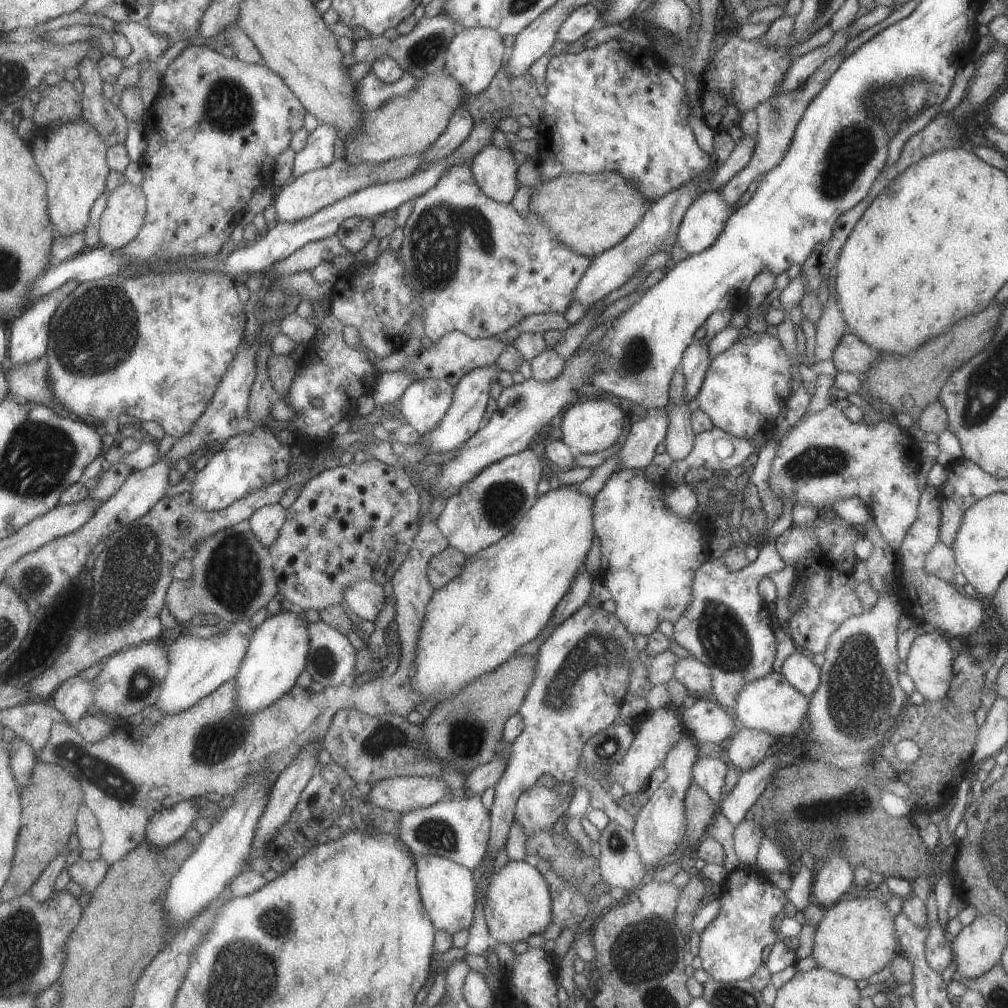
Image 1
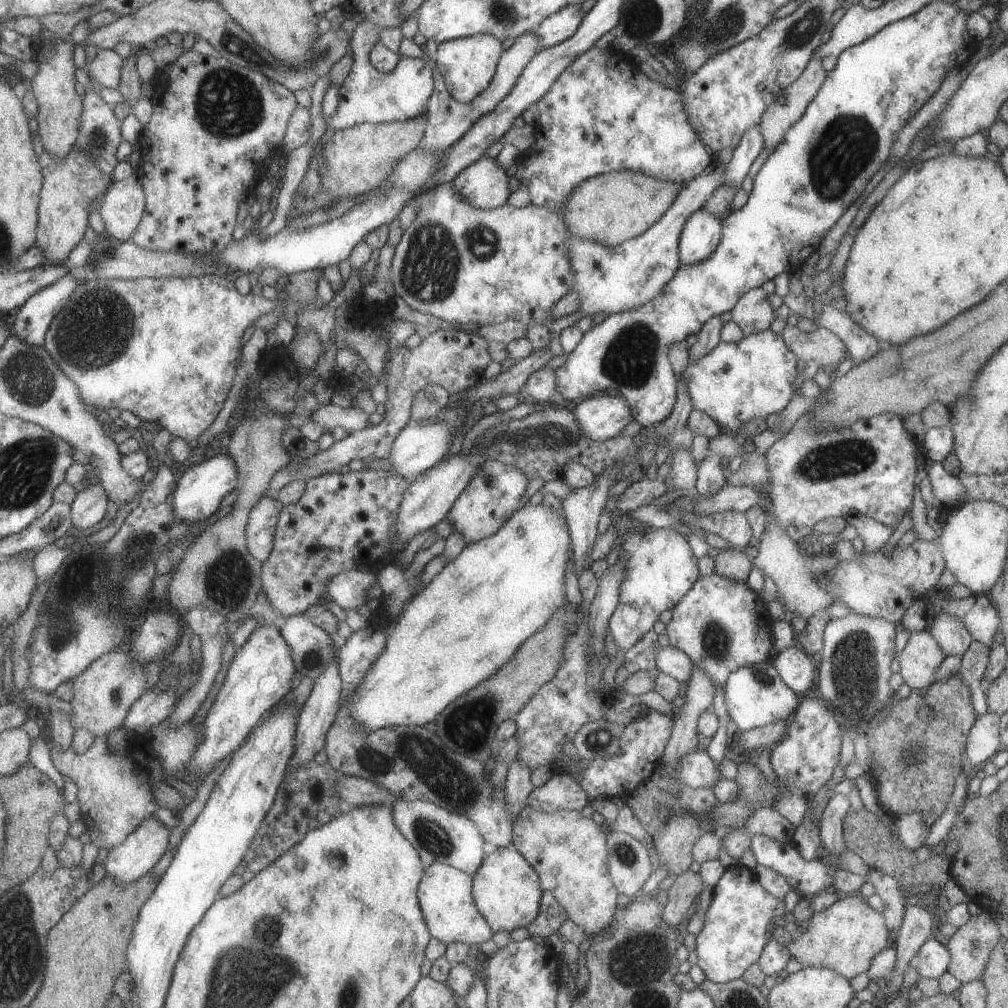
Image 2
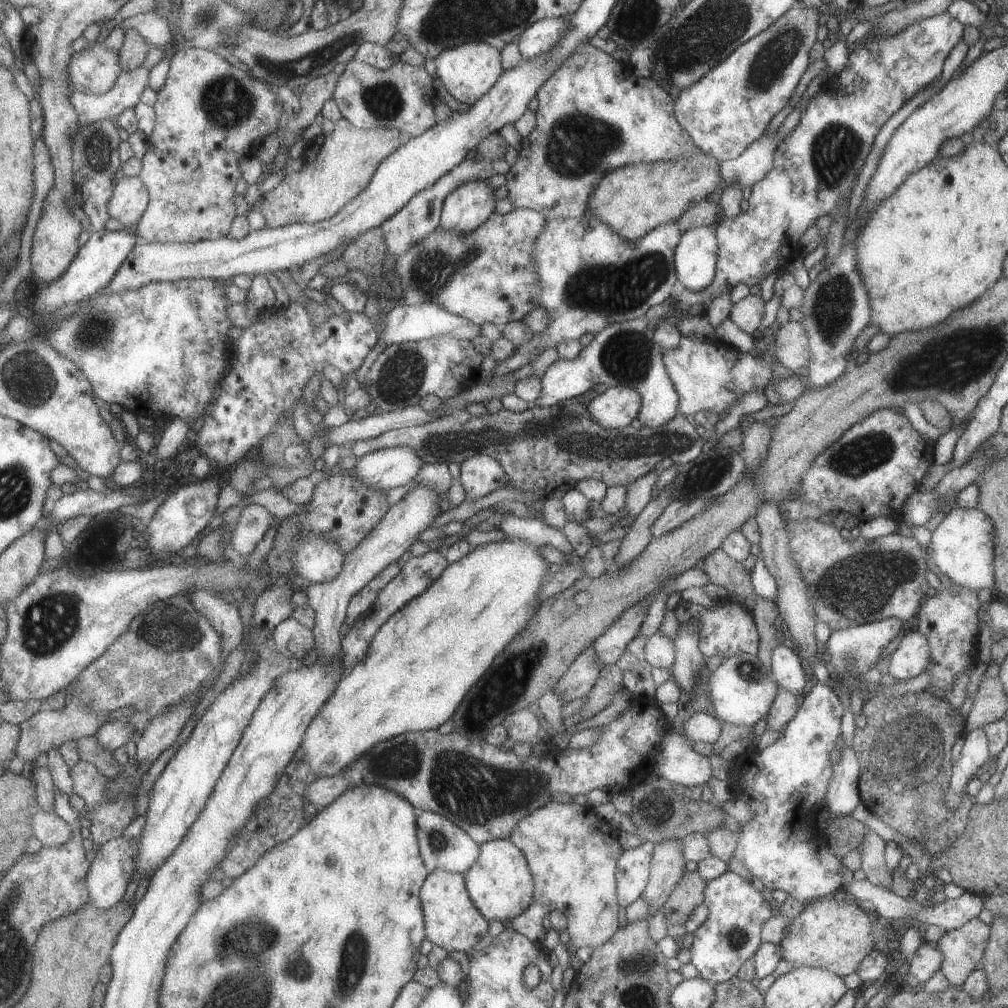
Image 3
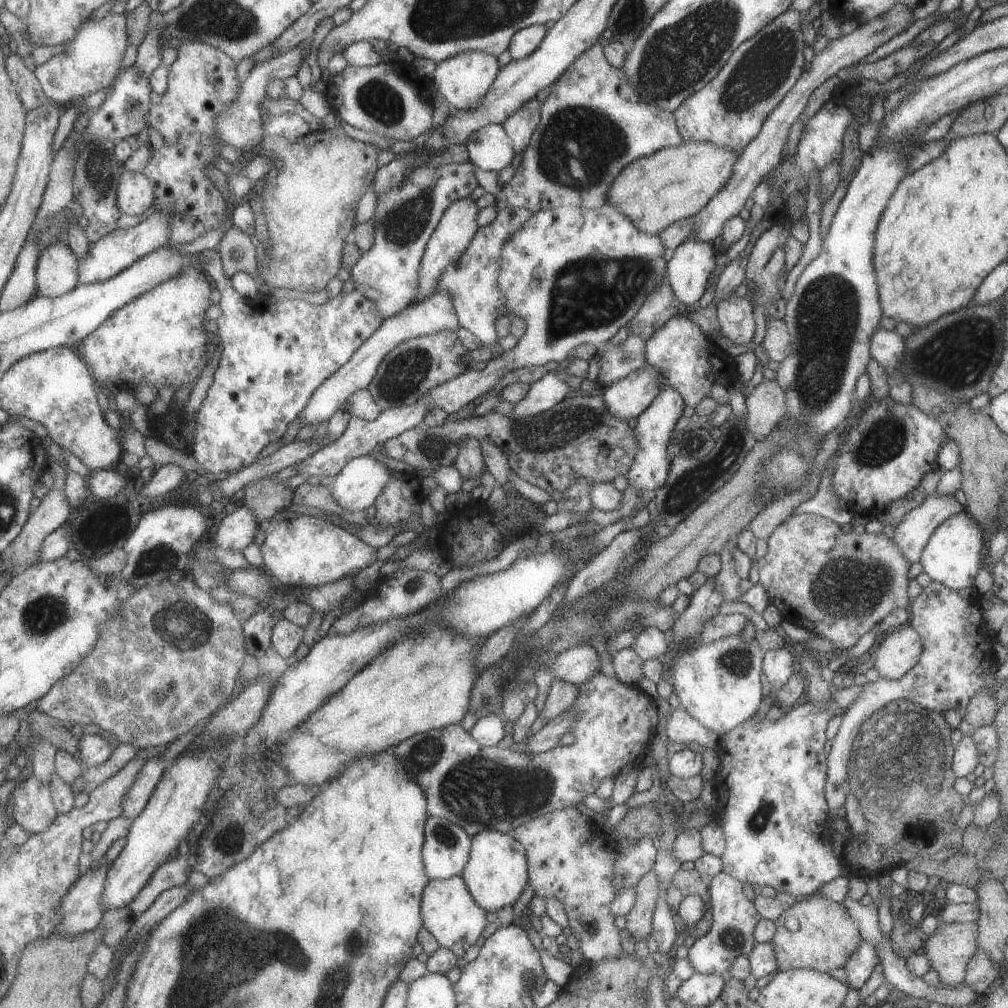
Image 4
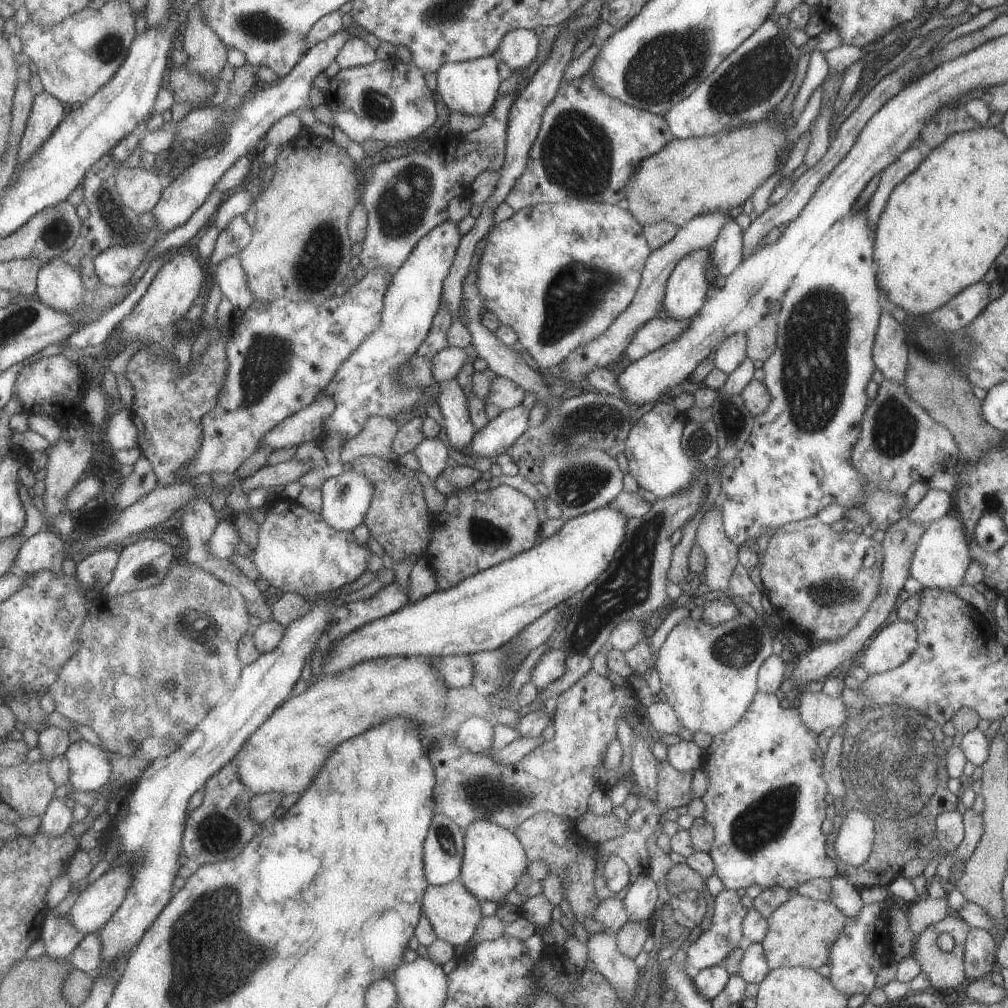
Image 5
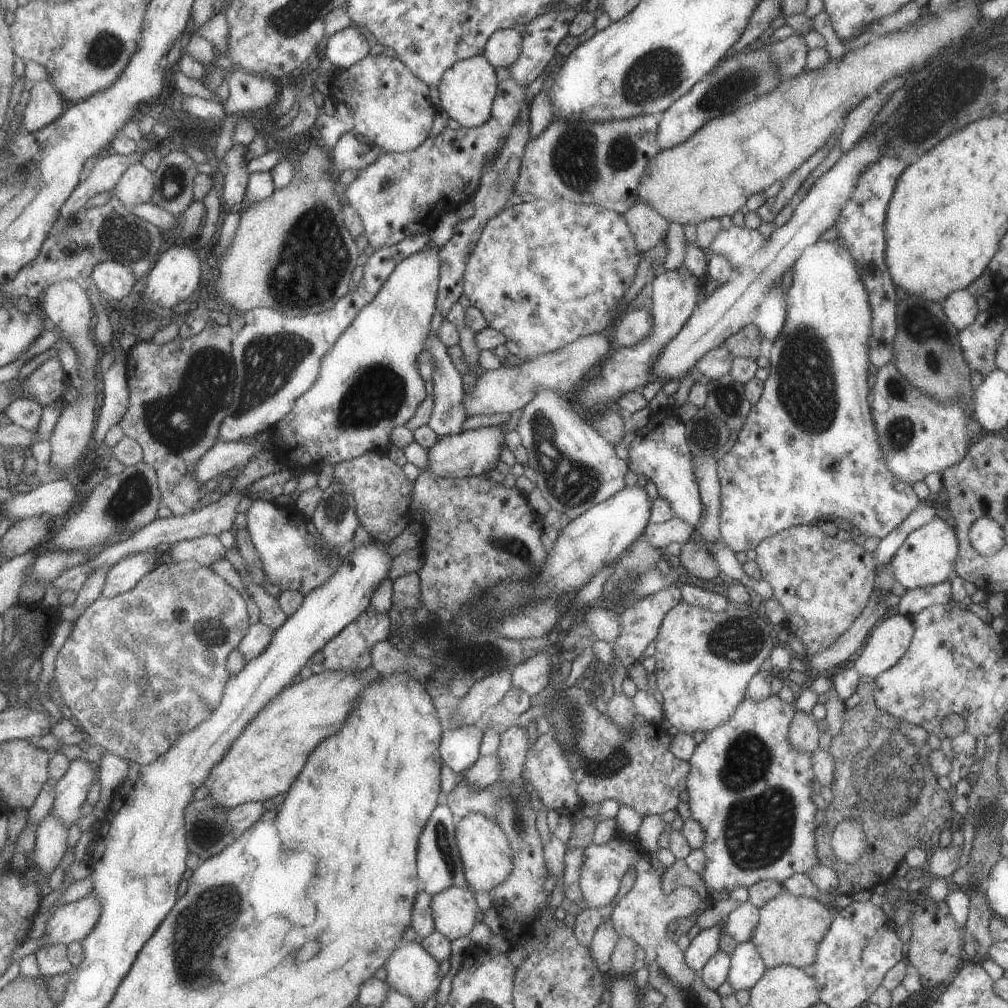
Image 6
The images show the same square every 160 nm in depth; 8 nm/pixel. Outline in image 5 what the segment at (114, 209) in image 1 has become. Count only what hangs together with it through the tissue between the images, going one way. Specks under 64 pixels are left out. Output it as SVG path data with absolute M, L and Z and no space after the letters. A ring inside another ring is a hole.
M123 164L120 165L116 184L123 203L139 215L152 213L165 190L160 171L145 169L142 166L127 168Z

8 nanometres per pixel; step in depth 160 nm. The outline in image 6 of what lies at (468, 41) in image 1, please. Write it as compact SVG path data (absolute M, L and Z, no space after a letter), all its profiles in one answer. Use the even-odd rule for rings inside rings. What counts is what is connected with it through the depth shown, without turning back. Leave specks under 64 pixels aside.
M483 55L454 62L443 71L436 84L441 108L461 127L479 126L490 117L492 102L497 92L497 83L494 66L491 66Z

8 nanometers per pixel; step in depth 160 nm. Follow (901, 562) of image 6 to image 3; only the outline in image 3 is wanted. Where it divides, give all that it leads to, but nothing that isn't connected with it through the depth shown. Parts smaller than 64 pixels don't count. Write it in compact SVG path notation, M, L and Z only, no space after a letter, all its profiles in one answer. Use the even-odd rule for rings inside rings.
M955 507L947 512L936 529L931 533L929 545L931 545L931 563L935 564L937 569L955 585L975 592L981 590L981 588L993 590L994 528L991 519L977 507L972 509Z

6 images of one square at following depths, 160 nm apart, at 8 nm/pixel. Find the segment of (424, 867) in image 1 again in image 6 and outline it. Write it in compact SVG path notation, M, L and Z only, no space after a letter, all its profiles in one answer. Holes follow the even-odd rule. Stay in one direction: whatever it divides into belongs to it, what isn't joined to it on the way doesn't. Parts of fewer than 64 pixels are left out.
M450 886L430 895L434 930L450 941L467 936L476 923L475 914L478 912L473 894L471 889Z

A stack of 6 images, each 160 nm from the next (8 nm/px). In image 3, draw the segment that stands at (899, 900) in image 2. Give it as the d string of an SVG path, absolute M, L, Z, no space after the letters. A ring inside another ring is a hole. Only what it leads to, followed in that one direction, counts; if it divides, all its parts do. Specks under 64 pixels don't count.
M868 829L862 842L860 854L860 869L865 875L865 880L873 886L883 887L890 891L891 875L885 869L883 846L885 842L875 833Z

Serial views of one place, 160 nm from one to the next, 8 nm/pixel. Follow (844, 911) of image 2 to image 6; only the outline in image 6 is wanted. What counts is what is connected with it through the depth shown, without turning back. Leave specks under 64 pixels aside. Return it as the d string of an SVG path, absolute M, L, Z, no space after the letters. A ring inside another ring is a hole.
M783 889L758 910L758 923L749 941L755 945L766 969L777 965L803 969L814 963L817 945L825 936L832 917L830 910L816 898L794 896Z

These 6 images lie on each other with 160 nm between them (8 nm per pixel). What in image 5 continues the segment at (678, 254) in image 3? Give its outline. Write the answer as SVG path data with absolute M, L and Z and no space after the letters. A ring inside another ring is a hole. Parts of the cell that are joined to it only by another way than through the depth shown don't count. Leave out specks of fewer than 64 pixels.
M698 249L683 256L667 278L663 310L673 320L690 320L703 306L711 291L705 266L710 264L709 249Z

